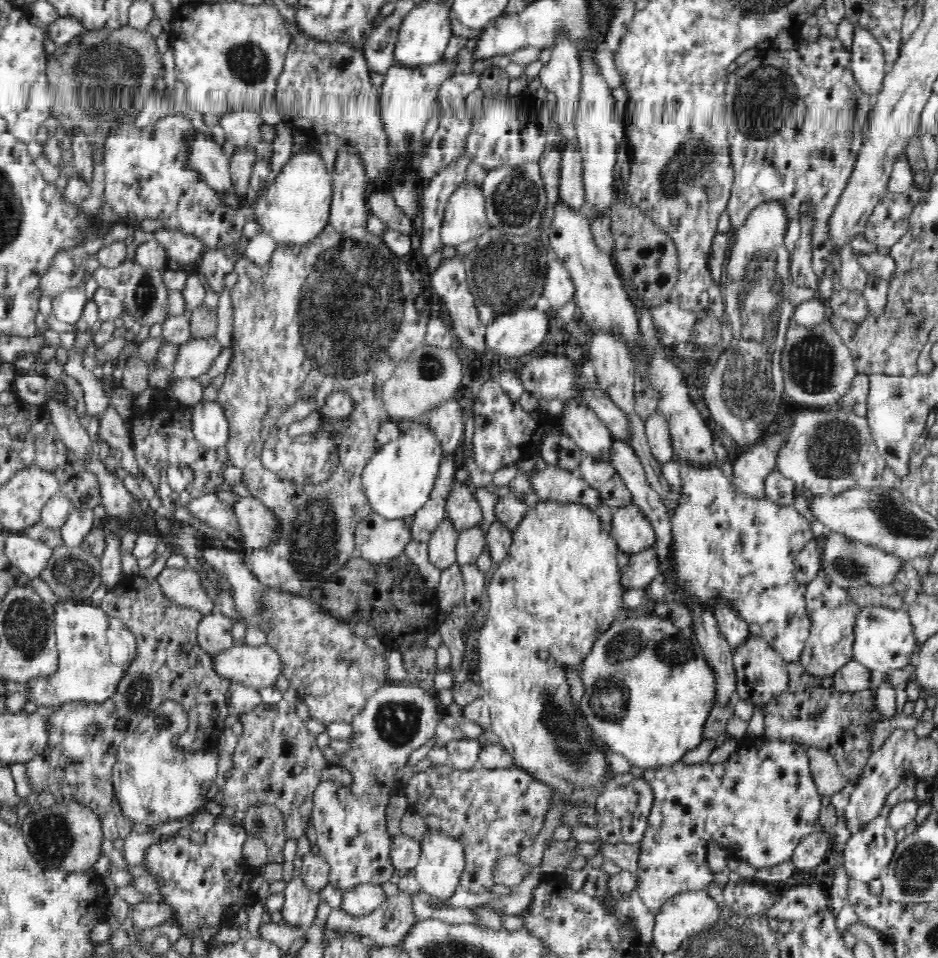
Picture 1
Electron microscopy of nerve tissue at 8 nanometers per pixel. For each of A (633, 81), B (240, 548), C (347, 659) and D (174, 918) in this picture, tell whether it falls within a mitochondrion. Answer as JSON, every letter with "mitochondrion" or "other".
{"A":"other","B":"other","C":"mitochondrion","D":"other"}

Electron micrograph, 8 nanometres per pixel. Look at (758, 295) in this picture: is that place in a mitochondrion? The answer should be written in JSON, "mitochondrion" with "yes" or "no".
{"mitochondrion":"yes"}

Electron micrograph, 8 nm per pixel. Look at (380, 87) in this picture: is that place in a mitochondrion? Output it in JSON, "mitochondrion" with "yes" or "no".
{"mitochondrion":"no"}

